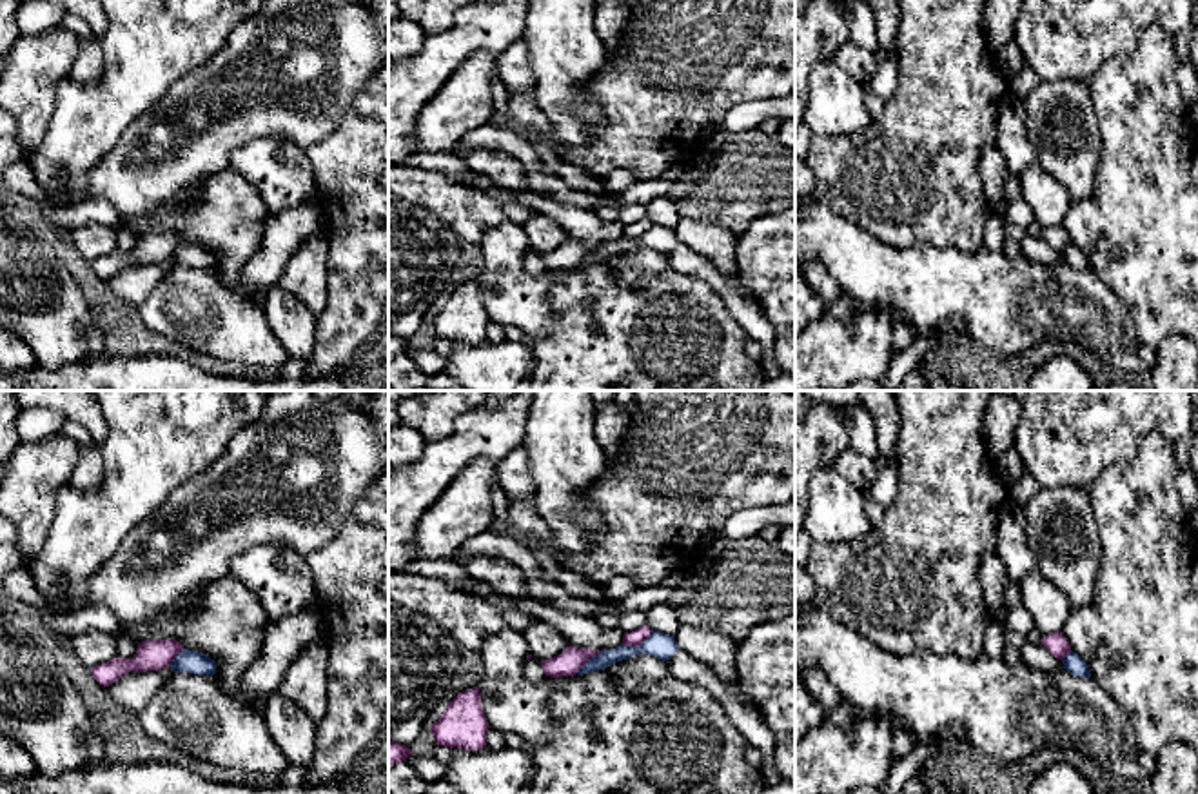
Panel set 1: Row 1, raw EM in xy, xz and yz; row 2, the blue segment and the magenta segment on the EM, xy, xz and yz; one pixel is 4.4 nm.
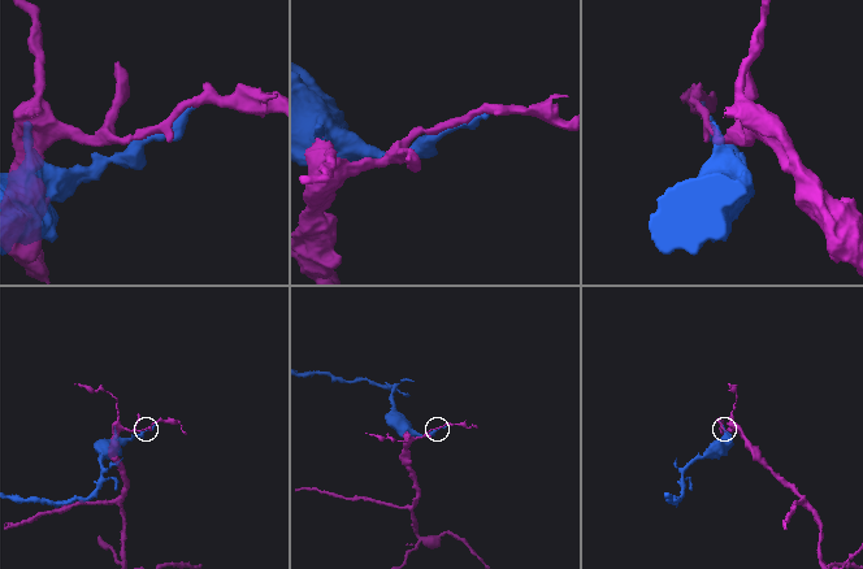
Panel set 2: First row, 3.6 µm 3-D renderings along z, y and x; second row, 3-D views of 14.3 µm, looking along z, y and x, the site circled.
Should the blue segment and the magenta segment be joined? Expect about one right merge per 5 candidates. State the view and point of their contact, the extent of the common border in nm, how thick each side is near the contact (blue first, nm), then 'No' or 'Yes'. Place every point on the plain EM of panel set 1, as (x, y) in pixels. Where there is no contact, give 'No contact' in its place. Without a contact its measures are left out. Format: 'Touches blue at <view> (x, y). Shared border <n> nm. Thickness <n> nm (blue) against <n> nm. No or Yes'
Touches blue at xz (638, 238). Shared border 160 nm. Thickness 120 nm (blue) against 70 nm. No

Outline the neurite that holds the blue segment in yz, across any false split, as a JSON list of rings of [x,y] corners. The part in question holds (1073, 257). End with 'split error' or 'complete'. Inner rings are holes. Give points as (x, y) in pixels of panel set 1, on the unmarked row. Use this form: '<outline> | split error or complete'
[[[1069,245],[1064,253],[1064,262],[1076,269],[1076,271],[1091,271],[1091,263],[1087,260],[1087,256],[1076,247],[1076,245]]] | complete

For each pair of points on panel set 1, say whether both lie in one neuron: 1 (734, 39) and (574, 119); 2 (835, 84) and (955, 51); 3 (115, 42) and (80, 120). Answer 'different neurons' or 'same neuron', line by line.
1: different neurons
2: different neurons
3: same neuron

